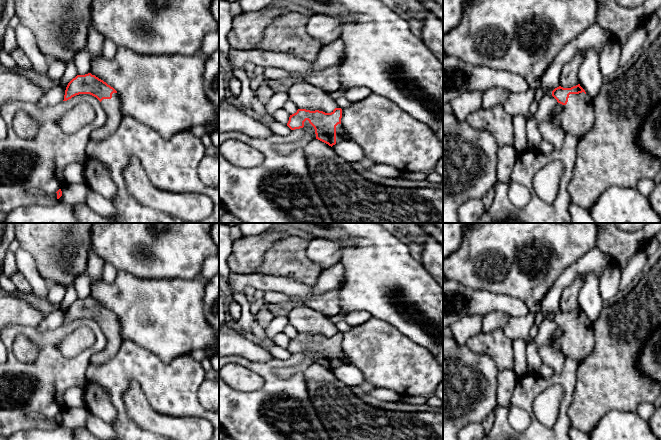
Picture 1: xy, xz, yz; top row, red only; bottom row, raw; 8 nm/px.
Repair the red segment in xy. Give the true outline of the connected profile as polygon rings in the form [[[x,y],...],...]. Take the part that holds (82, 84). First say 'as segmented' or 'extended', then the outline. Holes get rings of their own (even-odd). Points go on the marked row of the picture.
extended; [[[91,73],[73,78],[66,87],[63,101],[79,94],[90,94],[101,102],[107,119],[100,128],[91,132],[89,140],[95,142],[105,140],[118,129],[124,118],[120,96],[113,87]]]

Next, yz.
extended; [[[580,84],[571,88],[559,86],[552,91],[552,96],[563,107],[558,116],[548,119],[547,122],[560,126],[565,133],[572,133],[581,138],[594,122],[593,103],[590,97]]]

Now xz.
extended; [[[335,108],[331,113],[298,109],[290,115],[287,126],[291,130],[300,129],[308,120],[315,129],[316,139],[332,147],[336,143],[350,139],[349,134],[342,128],[341,118],[341,108]]]

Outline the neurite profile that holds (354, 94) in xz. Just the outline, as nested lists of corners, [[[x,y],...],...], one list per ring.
[[[353,87],[343,90],[344,90],[344,97],[349,102],[357,102],[363,100],[372,94],[372,92],[366,87]]]

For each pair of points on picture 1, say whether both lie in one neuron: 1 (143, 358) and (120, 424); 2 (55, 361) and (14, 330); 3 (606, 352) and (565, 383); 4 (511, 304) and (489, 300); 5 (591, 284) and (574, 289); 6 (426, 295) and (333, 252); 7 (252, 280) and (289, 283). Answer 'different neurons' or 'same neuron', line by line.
1: same neuron
2: same neuron
3: different neurons
4: same neuron
5: different neurons
6: different neurons
7: same neuron

